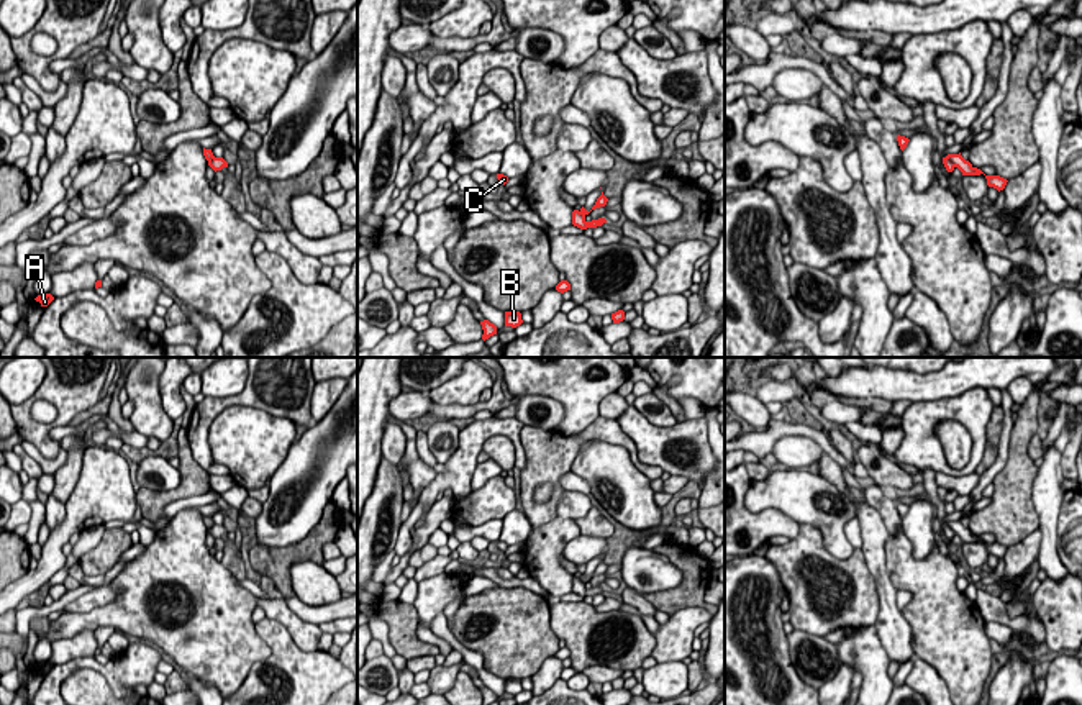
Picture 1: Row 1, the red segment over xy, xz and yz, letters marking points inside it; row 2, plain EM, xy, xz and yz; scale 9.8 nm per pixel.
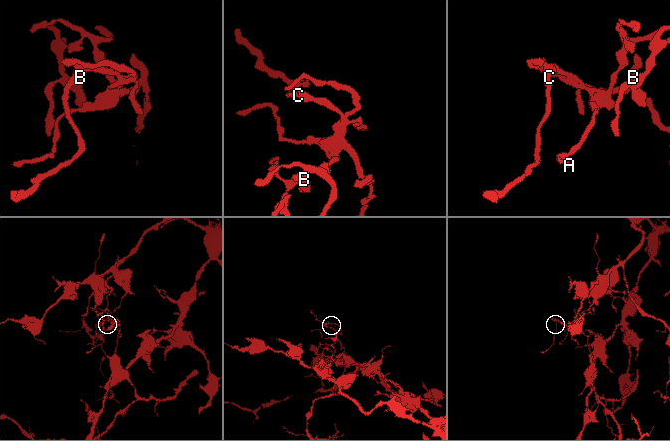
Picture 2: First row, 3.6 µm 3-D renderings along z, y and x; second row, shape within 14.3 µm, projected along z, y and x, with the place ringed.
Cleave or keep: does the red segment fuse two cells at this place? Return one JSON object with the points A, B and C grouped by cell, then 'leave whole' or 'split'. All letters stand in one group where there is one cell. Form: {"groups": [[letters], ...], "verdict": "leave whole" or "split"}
{"groups": [["A", "B", "C"]], "verdict": "leave whole"}

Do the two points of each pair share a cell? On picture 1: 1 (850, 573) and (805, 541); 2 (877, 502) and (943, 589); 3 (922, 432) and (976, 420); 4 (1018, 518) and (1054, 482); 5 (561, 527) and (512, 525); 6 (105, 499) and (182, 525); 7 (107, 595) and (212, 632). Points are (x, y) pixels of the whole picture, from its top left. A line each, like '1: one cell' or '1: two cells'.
1: one cell
2: two cells
3: one cell
4: two cells
5: two cells
6: two cells
7: two cells

